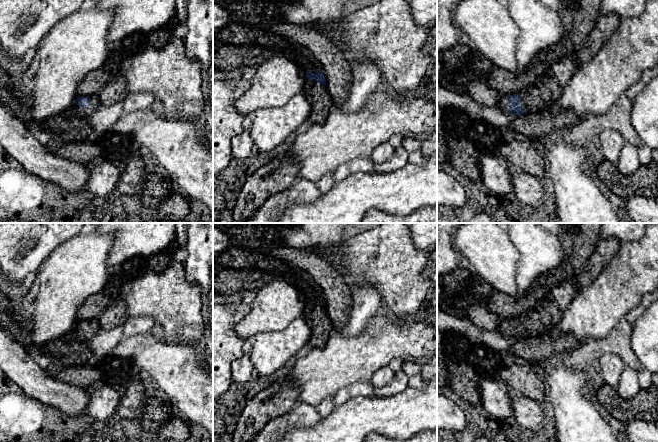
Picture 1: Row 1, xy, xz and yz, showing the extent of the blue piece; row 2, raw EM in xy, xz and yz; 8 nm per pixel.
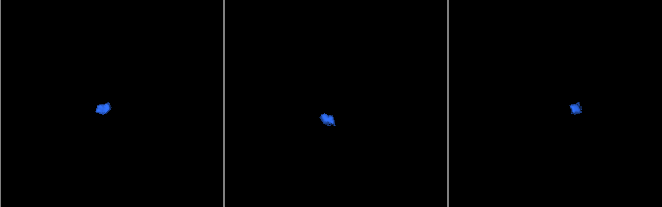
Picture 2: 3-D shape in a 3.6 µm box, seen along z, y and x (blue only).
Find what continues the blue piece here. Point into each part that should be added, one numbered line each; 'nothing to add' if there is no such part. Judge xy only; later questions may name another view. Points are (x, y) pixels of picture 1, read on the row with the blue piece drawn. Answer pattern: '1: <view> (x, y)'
1: xy (94, 101)

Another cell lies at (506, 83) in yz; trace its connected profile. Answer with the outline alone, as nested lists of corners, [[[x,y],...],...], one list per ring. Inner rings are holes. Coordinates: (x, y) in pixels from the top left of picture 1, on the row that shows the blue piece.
[[[493,66],[483,79],[500,96],[518,94],[523,89],[521,80],[515,74],[497,66]]]

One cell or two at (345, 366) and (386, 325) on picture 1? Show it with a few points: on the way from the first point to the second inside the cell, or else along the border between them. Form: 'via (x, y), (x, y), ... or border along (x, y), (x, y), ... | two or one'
via (355, 356), (376, 335) | one

